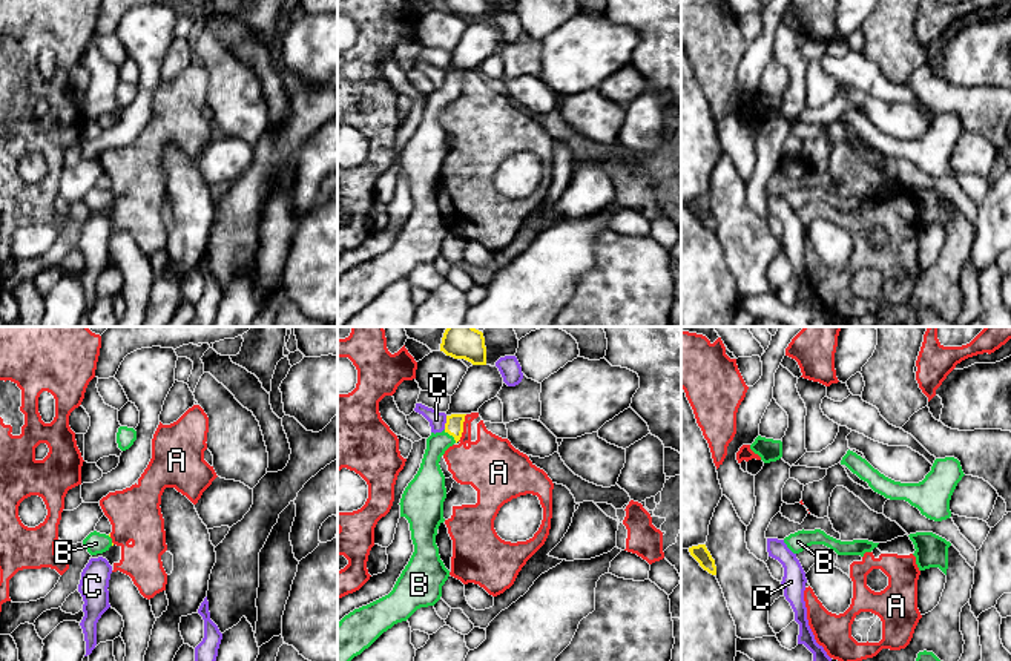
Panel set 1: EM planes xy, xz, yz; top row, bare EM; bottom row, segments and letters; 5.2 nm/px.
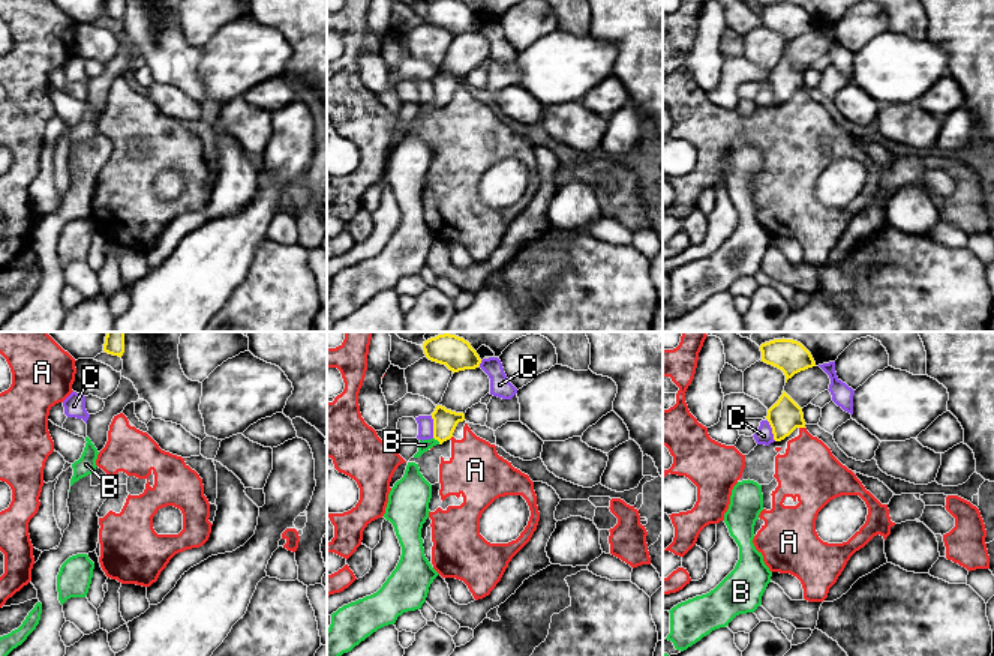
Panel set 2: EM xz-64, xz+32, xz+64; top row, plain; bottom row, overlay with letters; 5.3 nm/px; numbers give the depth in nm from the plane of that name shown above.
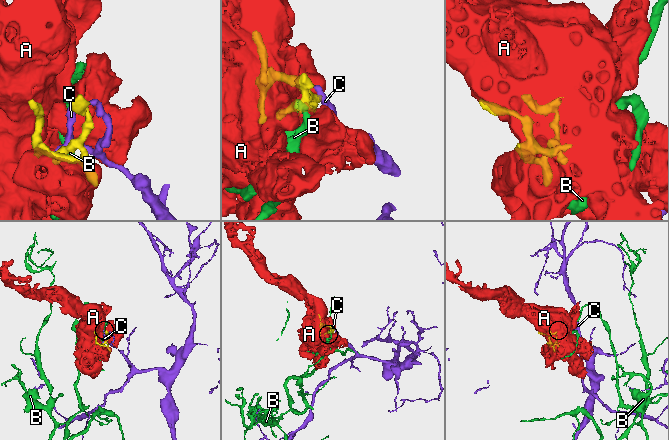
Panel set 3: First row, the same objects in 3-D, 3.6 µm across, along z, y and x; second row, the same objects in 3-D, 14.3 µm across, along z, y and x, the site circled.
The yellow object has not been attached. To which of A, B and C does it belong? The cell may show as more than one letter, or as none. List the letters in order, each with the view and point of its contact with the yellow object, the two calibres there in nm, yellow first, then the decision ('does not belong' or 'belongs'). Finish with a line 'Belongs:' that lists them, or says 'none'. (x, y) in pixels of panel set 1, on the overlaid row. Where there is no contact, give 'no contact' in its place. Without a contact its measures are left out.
A: xz (462, 428) | 100/300 nm | does not belong
B: xz (451, 434) | 100/140 nm | belongs
C: xz (447, 422) | 100/90 nm | does not belong
Belongs: B

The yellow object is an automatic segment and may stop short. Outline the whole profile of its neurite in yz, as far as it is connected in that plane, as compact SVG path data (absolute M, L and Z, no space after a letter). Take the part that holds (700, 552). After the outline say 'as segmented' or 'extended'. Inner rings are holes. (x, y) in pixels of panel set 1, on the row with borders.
M706 544L689 548L690 555L700 563L700 566L712 575L716 575L715 560L707 551Z; as segmented

